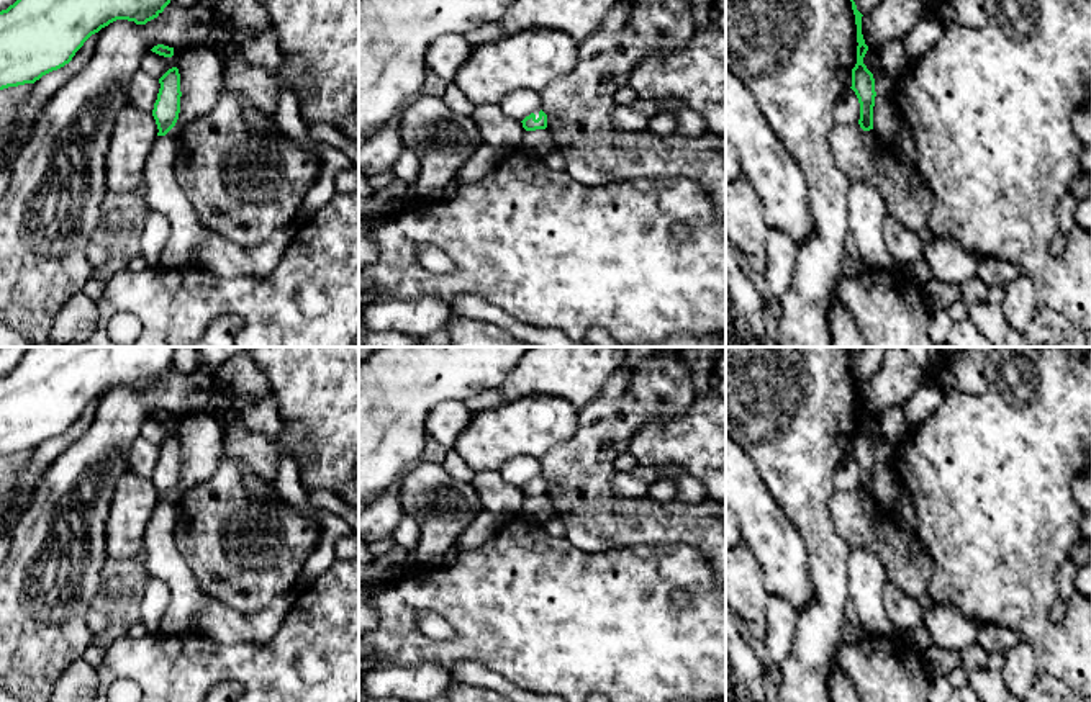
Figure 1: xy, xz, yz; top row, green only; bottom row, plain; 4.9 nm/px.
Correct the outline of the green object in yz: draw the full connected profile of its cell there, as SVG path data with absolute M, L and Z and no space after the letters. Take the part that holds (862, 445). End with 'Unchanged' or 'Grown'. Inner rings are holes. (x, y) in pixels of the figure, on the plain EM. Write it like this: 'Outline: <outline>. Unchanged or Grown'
Outline: M845 347L849 358L850 358L850 368L852 376L855 381L855 391L857 391L857 430L852 435L852 457L855 458L858 470L860 470L860 486L858 491L863 497L873 496L873 473L875 473L875 445L873 440L867 435L863 430L863 424L868 417L868 412L865 411L863 401L862 401L862 380L857 376L857 371L853 368L853 357L862 352L867 347Z. Unchanged

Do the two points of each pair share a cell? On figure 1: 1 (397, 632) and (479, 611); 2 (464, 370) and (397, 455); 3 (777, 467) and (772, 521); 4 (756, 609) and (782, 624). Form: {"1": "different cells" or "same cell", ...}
{"1": "same cell", "2": "same cell", "3": "different cells", "4": "different cells"}

